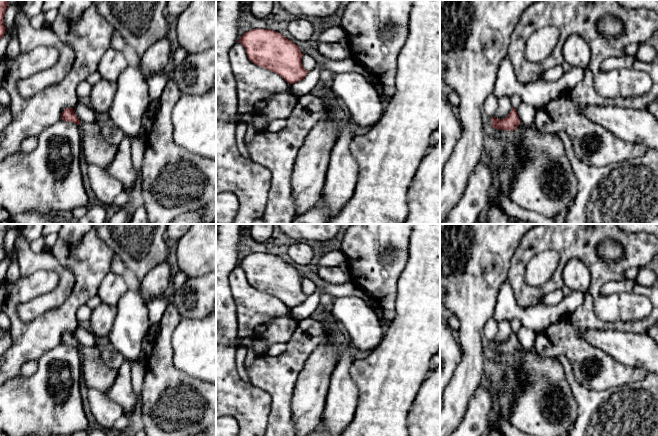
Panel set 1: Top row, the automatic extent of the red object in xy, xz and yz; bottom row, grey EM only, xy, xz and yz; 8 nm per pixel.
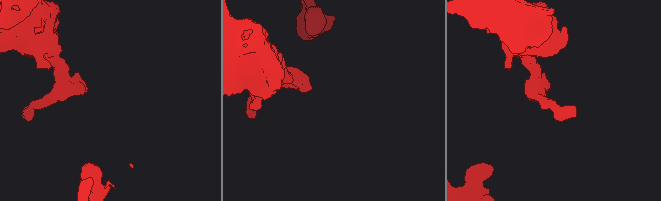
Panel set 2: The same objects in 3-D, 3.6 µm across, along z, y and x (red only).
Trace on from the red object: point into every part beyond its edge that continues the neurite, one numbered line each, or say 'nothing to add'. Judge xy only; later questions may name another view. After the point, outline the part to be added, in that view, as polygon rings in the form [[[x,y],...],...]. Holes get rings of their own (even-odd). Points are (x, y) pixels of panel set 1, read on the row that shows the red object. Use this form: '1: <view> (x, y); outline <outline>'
nothing to add

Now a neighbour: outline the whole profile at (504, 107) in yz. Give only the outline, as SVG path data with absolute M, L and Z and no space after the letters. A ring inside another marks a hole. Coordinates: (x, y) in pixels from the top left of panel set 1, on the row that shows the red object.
M503 96L503 97L499 97L497 101L498 101L498 107L494 117L496 119L504 119L508 116L508 114L512 109L510 99L509 97Z

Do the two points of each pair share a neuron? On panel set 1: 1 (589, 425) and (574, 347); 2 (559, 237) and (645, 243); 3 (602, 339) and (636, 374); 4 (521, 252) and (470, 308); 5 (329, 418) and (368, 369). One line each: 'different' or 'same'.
1: different
2: same
3: different
4: different
5: different

